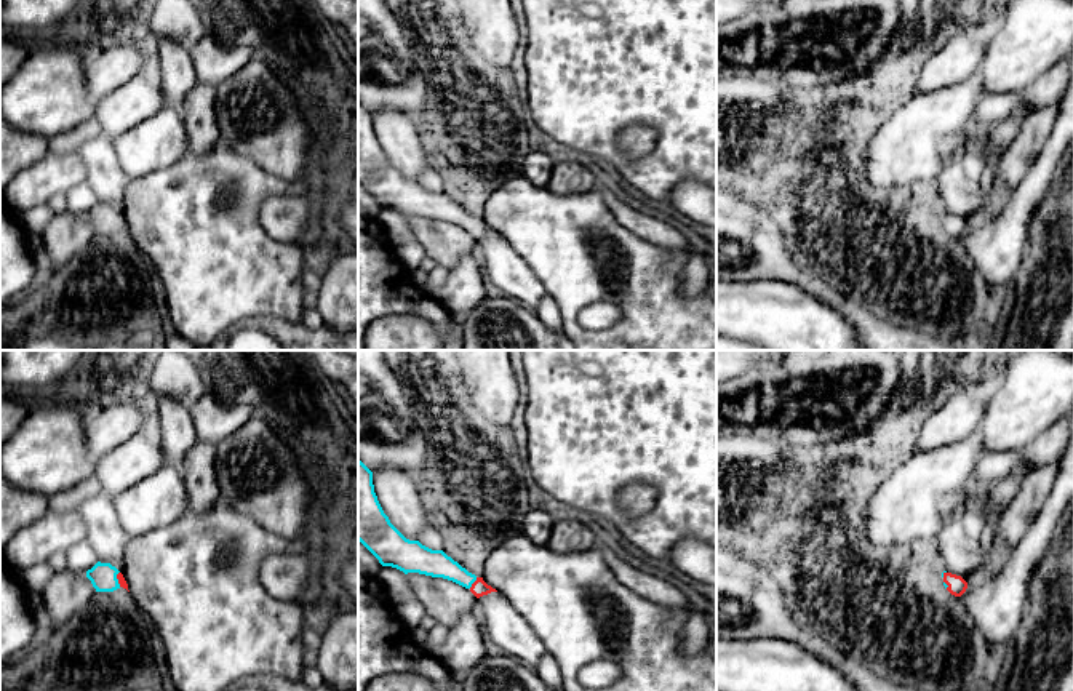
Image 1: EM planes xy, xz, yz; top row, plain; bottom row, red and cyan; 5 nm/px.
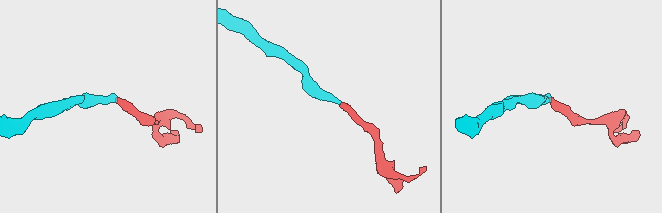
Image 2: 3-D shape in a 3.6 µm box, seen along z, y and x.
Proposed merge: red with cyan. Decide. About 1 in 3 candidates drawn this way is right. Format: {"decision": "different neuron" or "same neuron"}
{"decision": "same neuron"}

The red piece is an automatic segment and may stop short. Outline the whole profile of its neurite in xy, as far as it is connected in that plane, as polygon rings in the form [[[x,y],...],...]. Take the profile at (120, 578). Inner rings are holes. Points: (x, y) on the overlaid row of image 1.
[[[98,561],[86,571],[86,577],[91,581],[96,592],[114,592],[120,587],[128,590],[123,574],[110,563]]]

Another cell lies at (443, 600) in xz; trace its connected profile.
[[[408,573],[406,579],[425,614],[448,629],[454,627],[464,613],[478,609],[478,598],[470,589],[453,581],[419,573]]]

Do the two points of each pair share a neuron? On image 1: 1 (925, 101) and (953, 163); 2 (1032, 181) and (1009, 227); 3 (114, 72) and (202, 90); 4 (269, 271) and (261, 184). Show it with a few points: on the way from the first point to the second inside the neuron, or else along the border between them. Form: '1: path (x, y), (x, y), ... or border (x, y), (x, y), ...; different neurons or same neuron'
1: border (960, 154), (953, 154), (937, 175); different neurons
2: path (1030, 192), (1014, 216); same neuron
3: path (136, 85), (162, 85), (167, 90), (179, 90); same neuron
4: path (248, 250), (248, 205); same neuron

